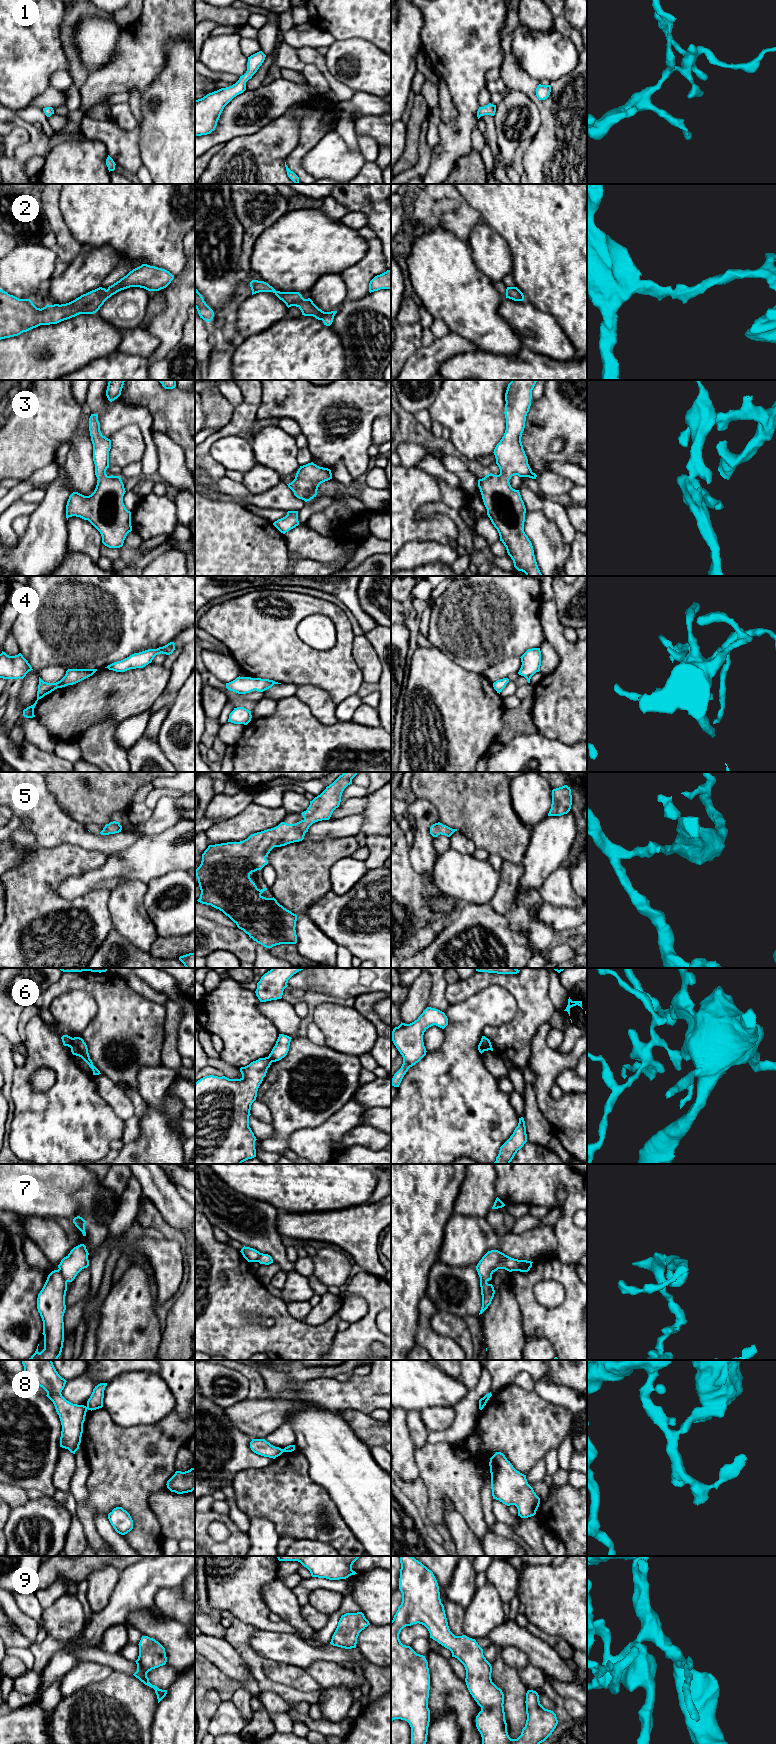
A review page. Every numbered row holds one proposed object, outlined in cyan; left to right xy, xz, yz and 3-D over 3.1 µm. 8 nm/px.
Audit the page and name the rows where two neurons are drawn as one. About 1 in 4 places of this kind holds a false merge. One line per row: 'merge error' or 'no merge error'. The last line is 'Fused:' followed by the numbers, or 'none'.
1: no merge error
2: no merge error
3: no merge error
4: no merge error
5: no merge error
6: merge error
7: merge error
8: merge error
9: no merge error
Fused: 6, 7, 8

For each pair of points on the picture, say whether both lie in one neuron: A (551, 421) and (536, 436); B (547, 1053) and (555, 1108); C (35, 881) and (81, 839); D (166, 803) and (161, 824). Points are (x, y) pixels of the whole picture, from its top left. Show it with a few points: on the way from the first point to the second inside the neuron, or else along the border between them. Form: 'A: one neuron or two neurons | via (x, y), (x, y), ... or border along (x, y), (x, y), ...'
A: one neuron | via (547, 425), (540, 432)
B: one neuron | via (542, 1067), (543, 1094)
C: two neurons | border along (52, 847), (76, 844), (87, 850), (98, 851)
D: one neuron | via (166, 808), (166, 814), (161, 819)

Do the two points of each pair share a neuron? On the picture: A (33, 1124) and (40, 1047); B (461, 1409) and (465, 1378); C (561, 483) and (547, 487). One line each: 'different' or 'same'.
A: same
B: different
C: same

